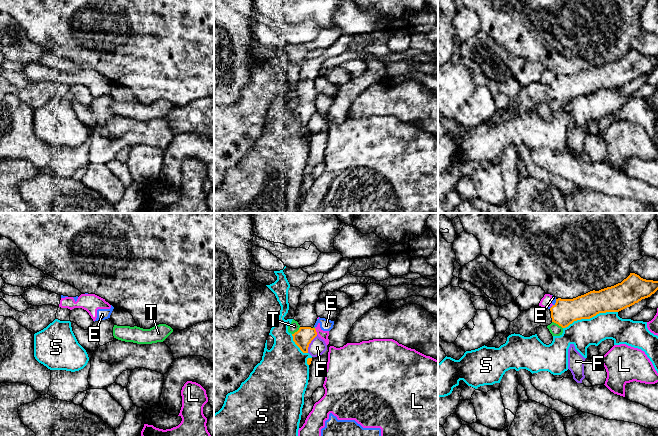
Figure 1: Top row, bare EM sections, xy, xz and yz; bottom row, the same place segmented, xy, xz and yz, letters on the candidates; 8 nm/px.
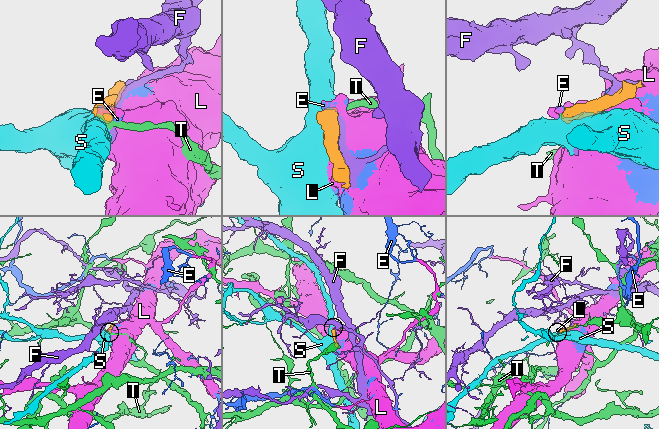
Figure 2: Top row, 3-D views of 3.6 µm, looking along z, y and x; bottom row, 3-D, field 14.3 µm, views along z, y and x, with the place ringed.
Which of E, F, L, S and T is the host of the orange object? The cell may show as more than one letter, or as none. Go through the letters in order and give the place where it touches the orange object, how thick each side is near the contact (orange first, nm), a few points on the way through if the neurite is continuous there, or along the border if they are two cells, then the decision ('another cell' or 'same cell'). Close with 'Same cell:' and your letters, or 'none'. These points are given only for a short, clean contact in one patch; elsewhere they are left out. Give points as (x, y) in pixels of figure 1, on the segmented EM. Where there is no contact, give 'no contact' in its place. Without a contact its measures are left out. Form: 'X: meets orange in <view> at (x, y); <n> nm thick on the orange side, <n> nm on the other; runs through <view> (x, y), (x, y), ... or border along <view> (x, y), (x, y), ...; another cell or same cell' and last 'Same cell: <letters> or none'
E: meets orange in yz at (555, 304); 200 nm thick on the orange side, 30 nm on the other; another cell
F: meets orange in xz at (309, 343); 140 nm thick on the orange side, 140 nm on the other; another cell
L: meets orange in xz at (315, 331); 140 nm thick on the orange side, 70 nm on the other; another cell
S: meets orange in yz at (590, 317); 200 nm thick on the orange side, 220 nm on the other; another cell
T: meets orange in yz at (557, 323); 200 nm thick on the orange side, 90 nm on the other; another cell
Same cell: none

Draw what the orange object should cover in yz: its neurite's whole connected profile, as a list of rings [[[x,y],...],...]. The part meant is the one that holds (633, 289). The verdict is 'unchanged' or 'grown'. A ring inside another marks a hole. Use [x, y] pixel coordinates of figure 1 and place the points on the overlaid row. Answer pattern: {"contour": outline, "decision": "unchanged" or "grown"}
{"contour": [[[630,273],[626,279],[614,286],[593,290],[573,299],[558,298],[550,309],[534,306],[521,311],[505,332],[496,333],[485,346],[499,348],[506,343],[507,337],[514,333],[530,337],[537,334],[539,326],[548,326],[552,322],[566,328],[574,321],[590,319],[599,313],[619,312],[650,297],[657,290],[658,281],[646,280]]], "decision": "grown"}

